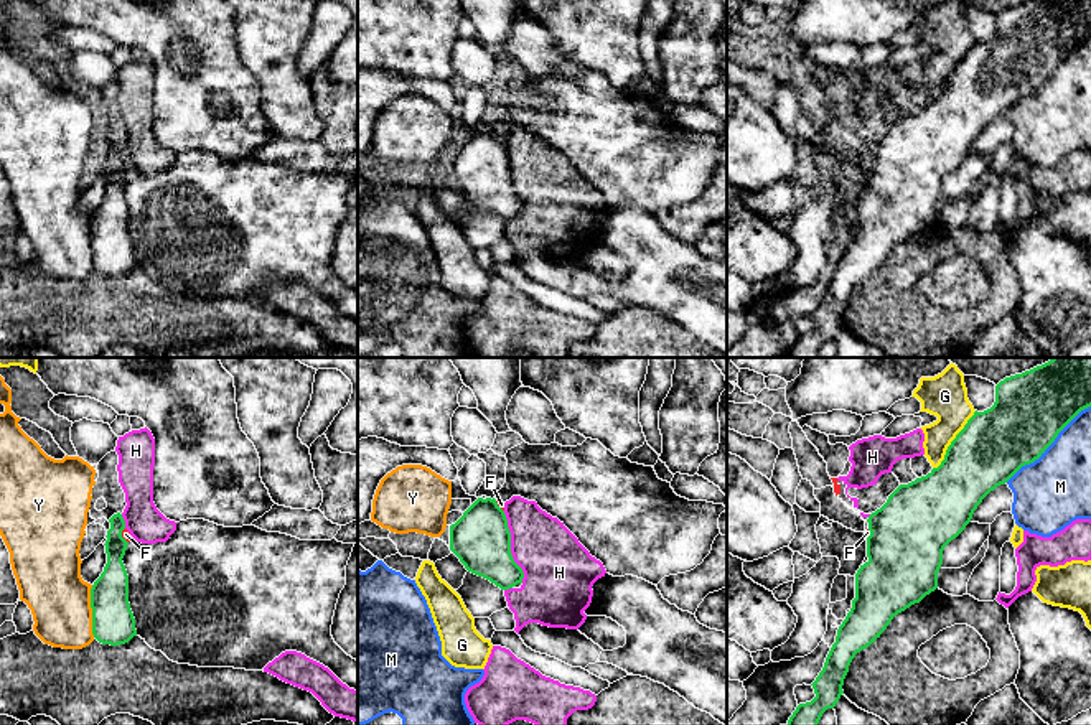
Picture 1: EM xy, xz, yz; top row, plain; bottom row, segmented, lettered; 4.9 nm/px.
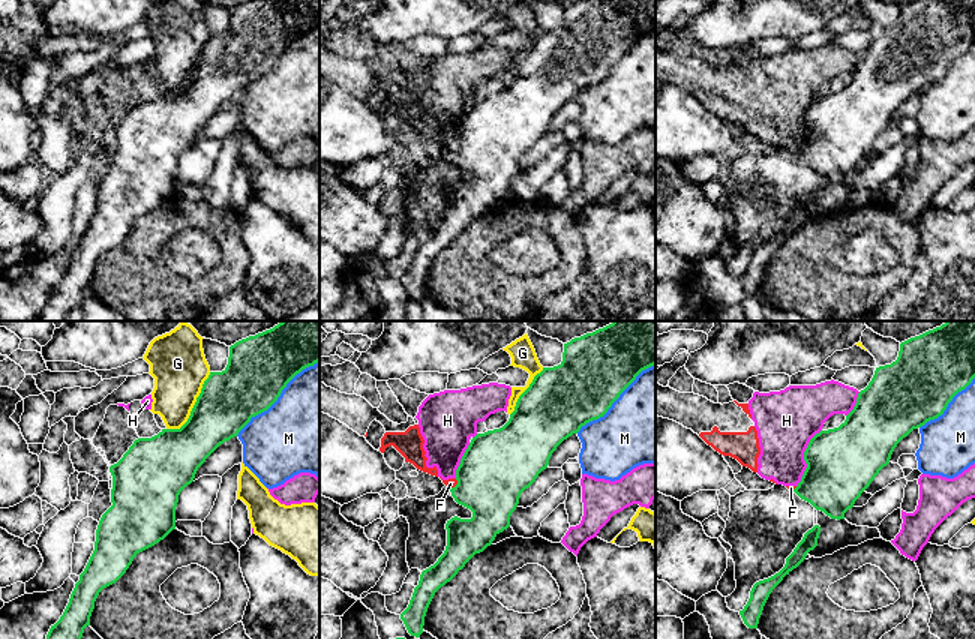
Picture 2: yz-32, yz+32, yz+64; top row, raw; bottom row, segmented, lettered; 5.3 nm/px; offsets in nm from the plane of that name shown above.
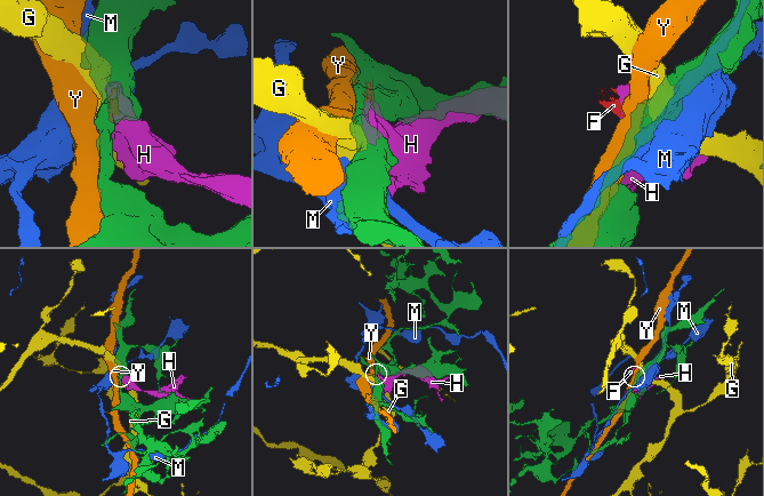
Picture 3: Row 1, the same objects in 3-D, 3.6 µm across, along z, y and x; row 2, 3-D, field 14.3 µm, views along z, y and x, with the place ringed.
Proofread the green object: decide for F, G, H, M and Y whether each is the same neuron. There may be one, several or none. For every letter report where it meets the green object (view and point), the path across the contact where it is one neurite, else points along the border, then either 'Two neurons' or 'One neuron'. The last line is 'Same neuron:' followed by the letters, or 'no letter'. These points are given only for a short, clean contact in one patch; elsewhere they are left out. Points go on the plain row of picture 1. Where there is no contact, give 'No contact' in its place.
F: Touches green at xy (121, 167). Boundary: xy (124, 159), (122, 168), (127, 173). Two neurons
G: Touches green at yz (953, 71). Two neurons
H: Touches green at xz (510, 178). Two neurons
M: Touches green at yz (1048, 76). Two neurons
Y: Touches green at xy (93, 243). Two neurons
Same neuron: no letter

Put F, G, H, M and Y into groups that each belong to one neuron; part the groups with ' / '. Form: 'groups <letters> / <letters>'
groups F H / G / M / Y

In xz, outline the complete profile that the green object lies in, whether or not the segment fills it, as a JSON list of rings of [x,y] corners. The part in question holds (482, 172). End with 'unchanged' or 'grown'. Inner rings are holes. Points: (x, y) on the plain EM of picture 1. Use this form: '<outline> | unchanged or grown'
[[[478,129],[450,157],[450,181],[465,199],[509,221],[522,214],[524,203],[511,185],[511,163],[504,142],[493,129]]] | unchanged

